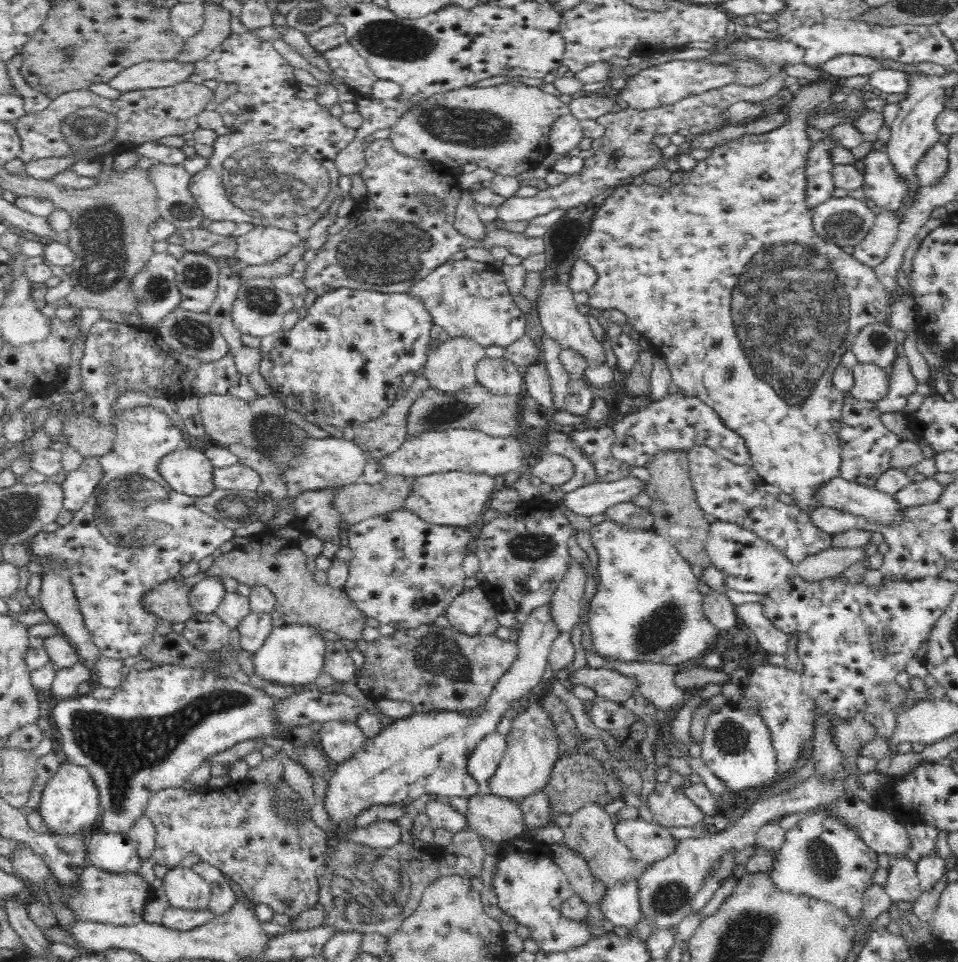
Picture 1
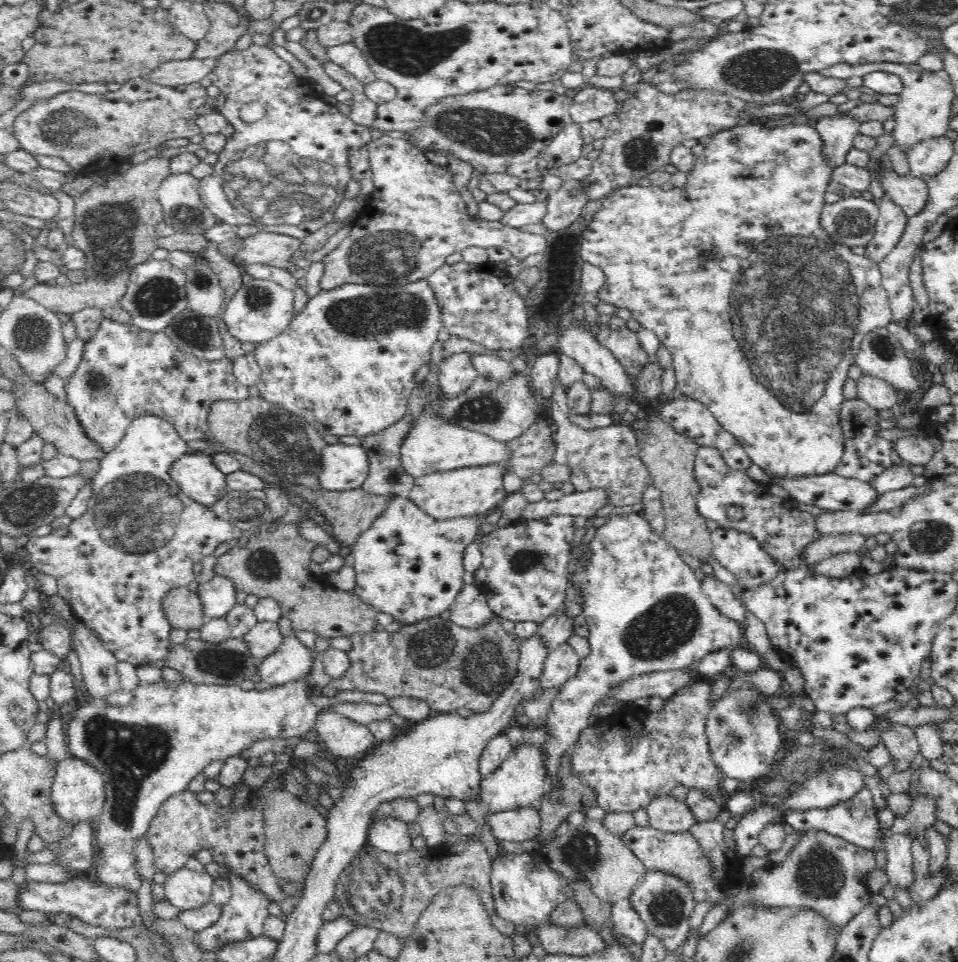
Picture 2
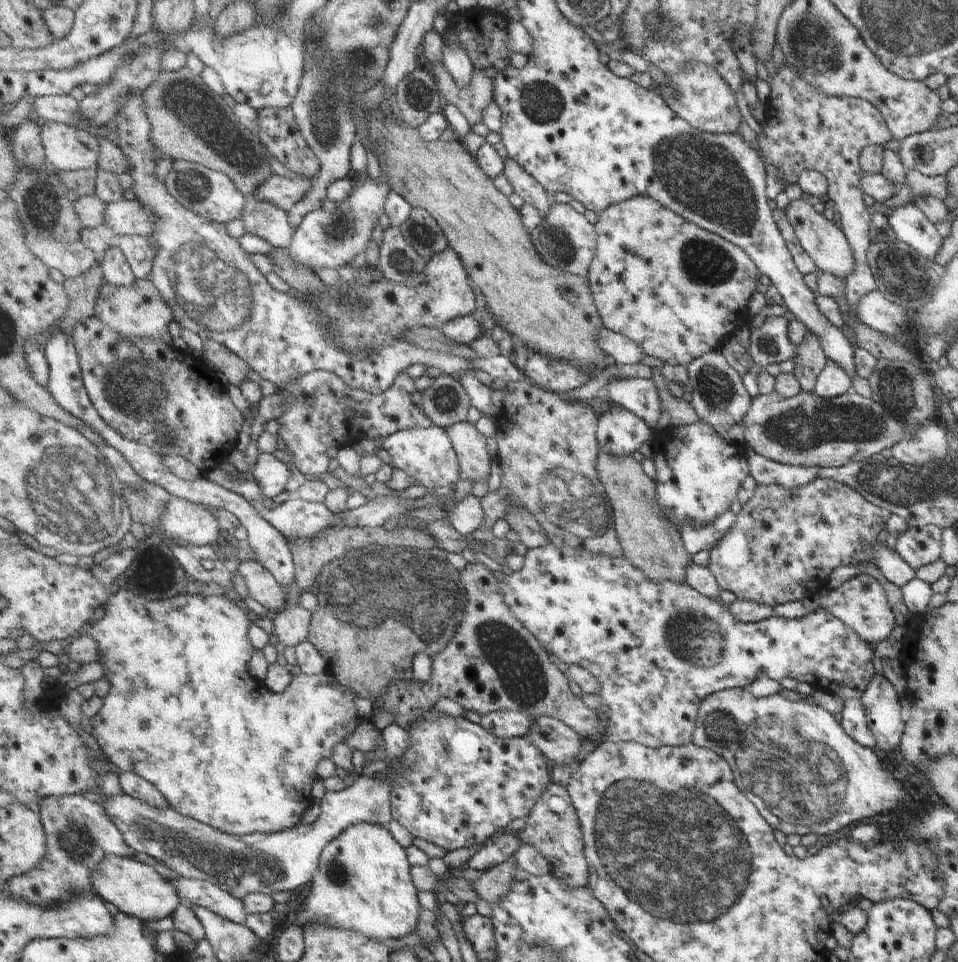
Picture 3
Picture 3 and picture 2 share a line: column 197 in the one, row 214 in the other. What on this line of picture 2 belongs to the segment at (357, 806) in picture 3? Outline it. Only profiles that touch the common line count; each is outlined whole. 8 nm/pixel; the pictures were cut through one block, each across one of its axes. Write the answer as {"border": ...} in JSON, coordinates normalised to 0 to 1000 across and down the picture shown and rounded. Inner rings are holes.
{"border":[[[892,201],[871,212],[861,212],[856,232],[865,246],[878,256],[904,257],[912,246],[916,227],[916,210],[906,203]]]}

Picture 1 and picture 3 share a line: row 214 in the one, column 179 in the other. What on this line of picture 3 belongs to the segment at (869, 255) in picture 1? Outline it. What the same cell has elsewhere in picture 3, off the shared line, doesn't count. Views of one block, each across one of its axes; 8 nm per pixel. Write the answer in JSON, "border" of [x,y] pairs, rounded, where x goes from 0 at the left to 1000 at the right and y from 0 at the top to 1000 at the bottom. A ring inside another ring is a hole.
{"border":[[[191,912],[191,915],[180,917],[191,939],[212,942],[247,960],[256,960],[256,954],[259,951],[256,940],[252,933],[243,931],[241,927],[212,914]]]}

